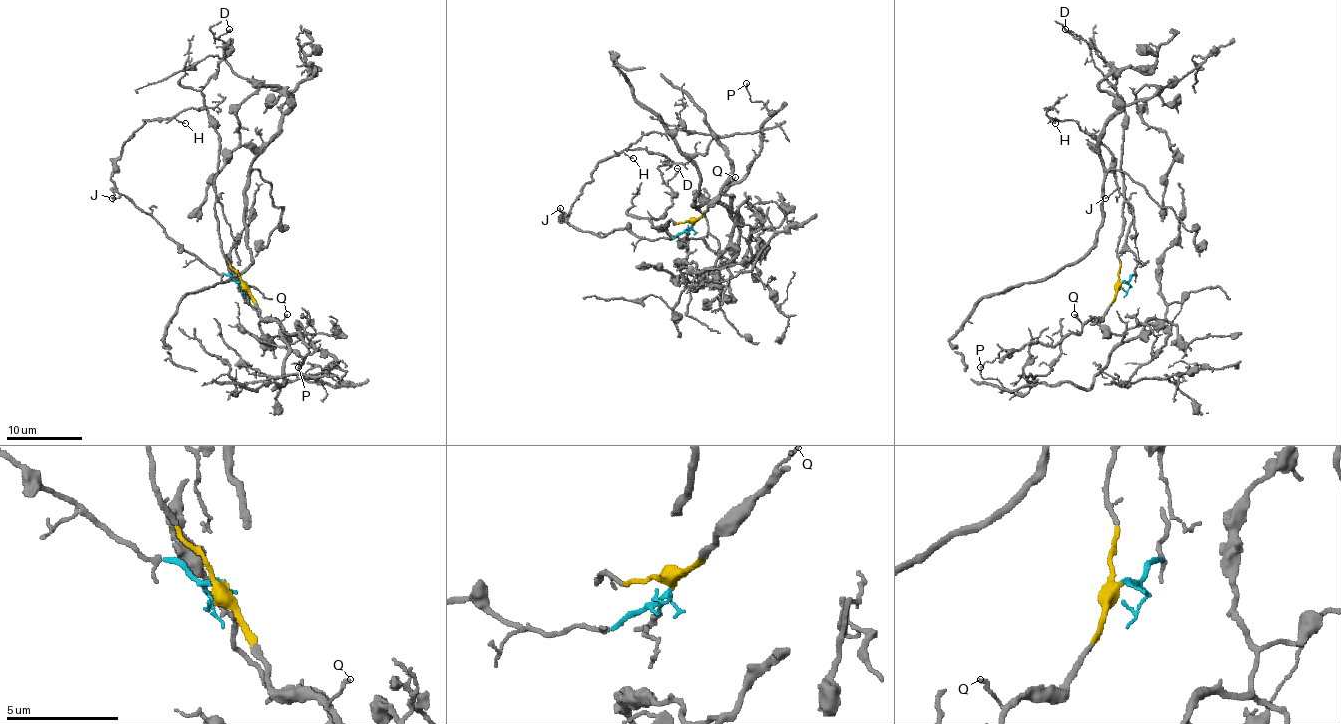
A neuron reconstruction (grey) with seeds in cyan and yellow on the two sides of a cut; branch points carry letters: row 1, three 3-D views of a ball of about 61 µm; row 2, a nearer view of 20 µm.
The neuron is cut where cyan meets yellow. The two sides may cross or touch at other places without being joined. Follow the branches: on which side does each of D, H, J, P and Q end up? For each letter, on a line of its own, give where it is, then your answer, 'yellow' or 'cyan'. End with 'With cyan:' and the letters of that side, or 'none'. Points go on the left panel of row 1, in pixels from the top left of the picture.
D: (229, 29) | yellow
H: (185, 123) | cyan
J: (112, 198) | cyan
P: (298, 367) | yellow
Q: (287, 314) | yellow
With cyan: H, J

